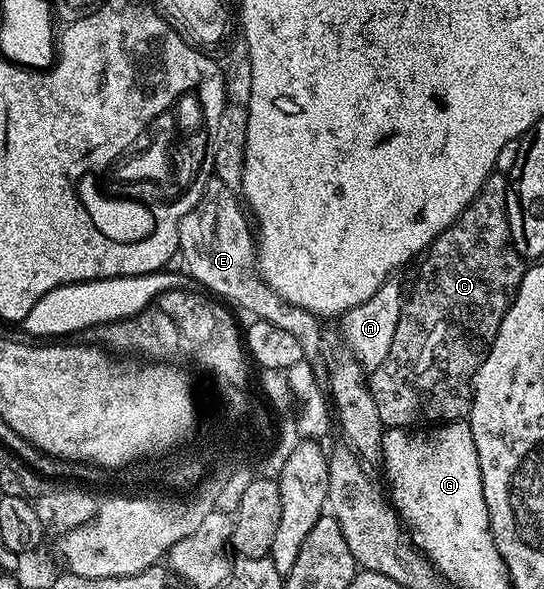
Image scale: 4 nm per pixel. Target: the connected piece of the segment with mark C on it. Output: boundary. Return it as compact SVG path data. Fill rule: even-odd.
M502 172L490 173L477 195L461 211L461 215L453 224L435 239L431 248L418 262L419 278L415 286L410 286L409 296L404 300L401 307L401 319L397 319L397 331L393 331L393 343L389 347L389 355L385 355L385 363L378 365L370 374L369 384L373 403L377 403L377 413L381 415L384 426L387 427L415 427L420 423L446 423L448 421L464 420L471 412L471 384L475 378L477 367L486 359L491 349L493 339L497 339L497 331L501 327L501 319L505 319L505 311L513 303L517 295L517 287L521 287L523 270L525 268L524 258L511 245L511 232L509 231L509 219L507 218L507 182L508 178Z

